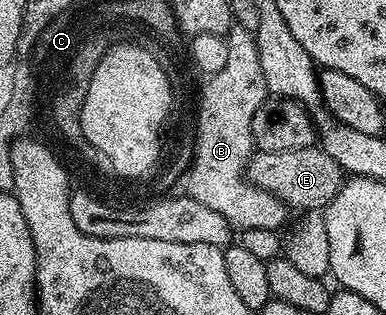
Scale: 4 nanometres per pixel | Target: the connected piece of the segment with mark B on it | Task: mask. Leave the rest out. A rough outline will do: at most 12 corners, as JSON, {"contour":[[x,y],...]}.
{"contour":[[234,24],[197,106],[184,193],[234,231],[286,225],[247,177],[267,101],[254,31]]}

